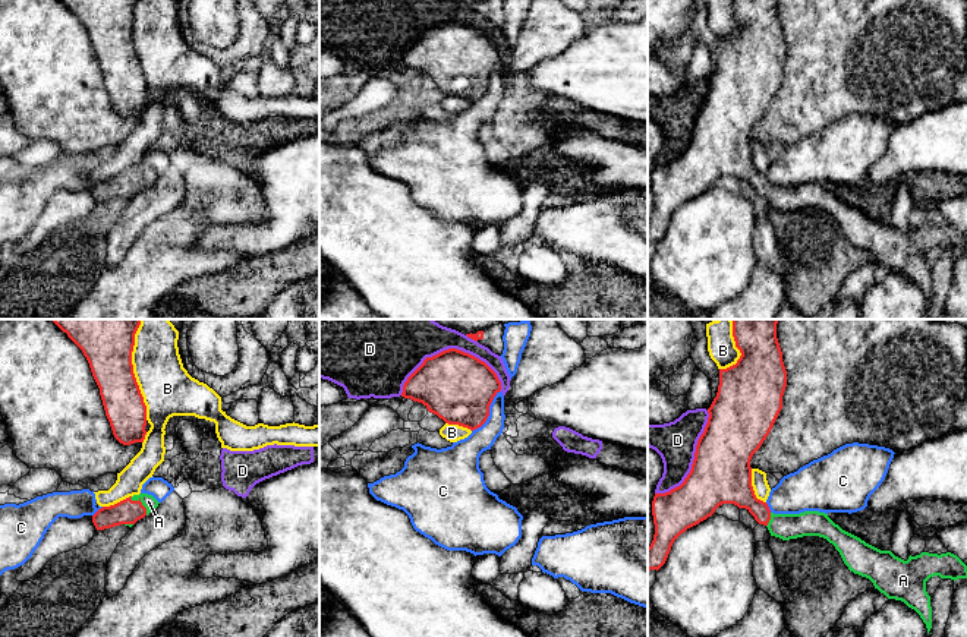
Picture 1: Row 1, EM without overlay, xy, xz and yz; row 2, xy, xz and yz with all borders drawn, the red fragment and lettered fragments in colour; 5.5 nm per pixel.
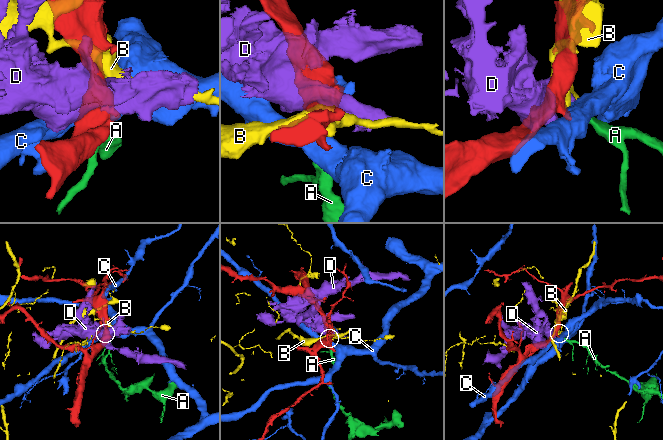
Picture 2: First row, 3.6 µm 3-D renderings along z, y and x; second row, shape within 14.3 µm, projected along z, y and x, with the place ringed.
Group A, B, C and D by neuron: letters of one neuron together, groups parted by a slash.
A / B D / C

